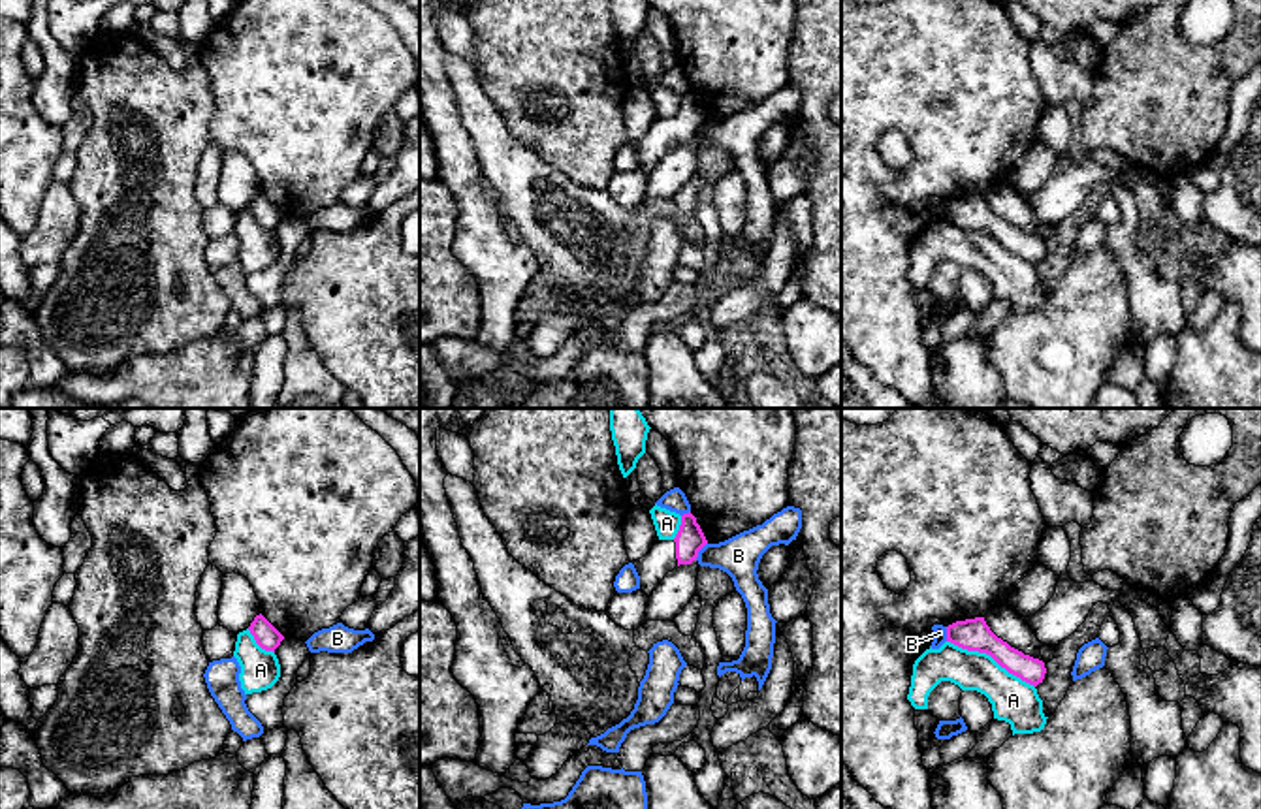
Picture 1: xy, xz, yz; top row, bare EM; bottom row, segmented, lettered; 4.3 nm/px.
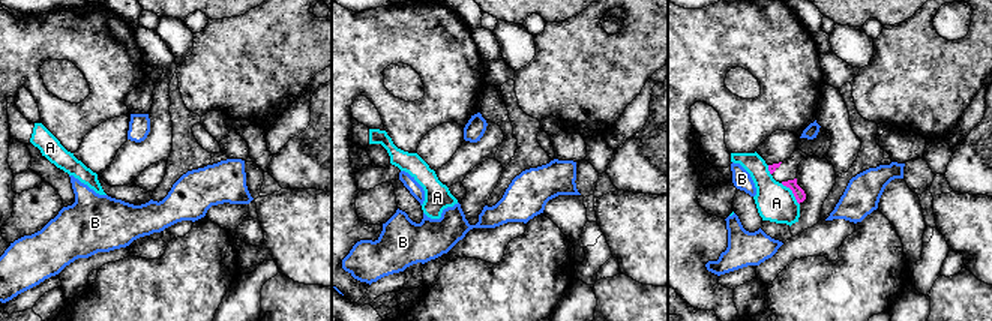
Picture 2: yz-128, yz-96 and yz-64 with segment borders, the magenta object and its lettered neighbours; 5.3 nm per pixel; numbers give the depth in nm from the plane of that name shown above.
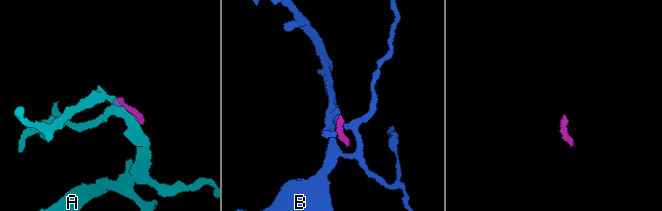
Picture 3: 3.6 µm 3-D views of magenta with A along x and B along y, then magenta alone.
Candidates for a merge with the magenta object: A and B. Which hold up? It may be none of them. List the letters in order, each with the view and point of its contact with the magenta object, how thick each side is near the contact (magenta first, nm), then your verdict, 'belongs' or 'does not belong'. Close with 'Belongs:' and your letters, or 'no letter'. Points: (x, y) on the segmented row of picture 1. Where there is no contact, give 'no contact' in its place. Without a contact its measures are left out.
A: contact yz (990, 655); calibres 140 and 190 nm; does not belong
B: contact xz (699, 550); calibres 120 and 170 nm; does not belong
Belongs: no letter

